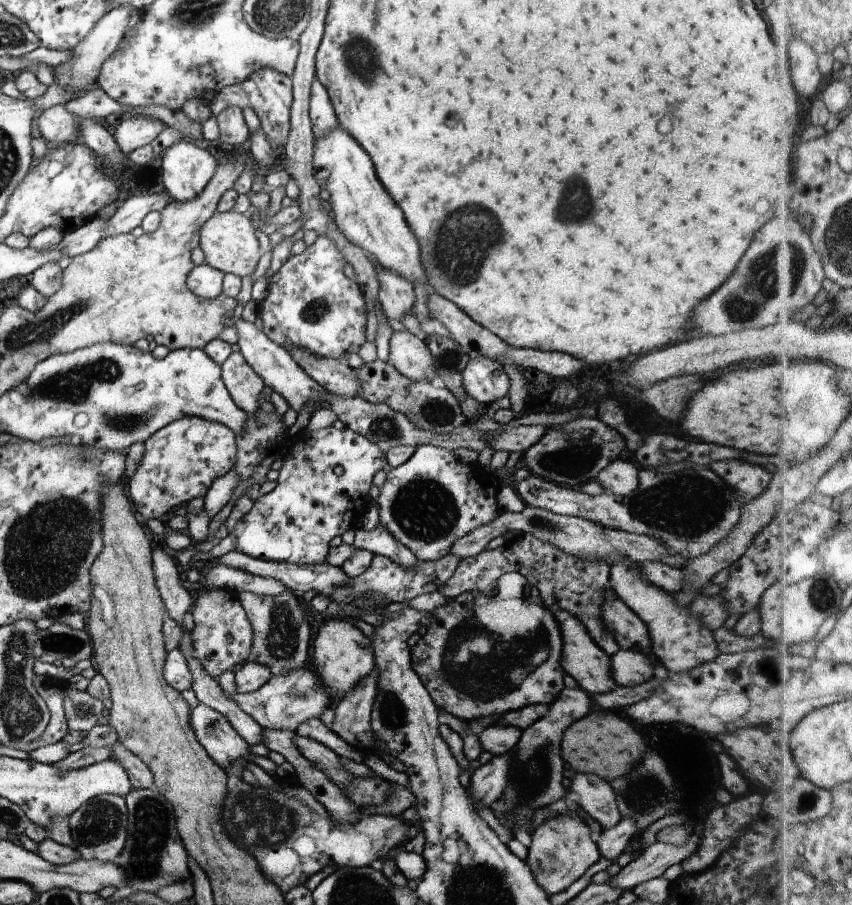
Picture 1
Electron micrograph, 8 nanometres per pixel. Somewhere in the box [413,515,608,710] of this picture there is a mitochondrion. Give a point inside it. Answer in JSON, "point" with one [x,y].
{"point":[539,643]}

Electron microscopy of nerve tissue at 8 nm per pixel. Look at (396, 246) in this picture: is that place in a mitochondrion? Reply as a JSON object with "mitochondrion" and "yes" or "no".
{"mitochondrion":"no"}

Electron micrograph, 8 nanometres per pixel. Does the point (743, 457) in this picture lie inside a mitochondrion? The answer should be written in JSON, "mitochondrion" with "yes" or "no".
{"mitochondrion":"no"}

